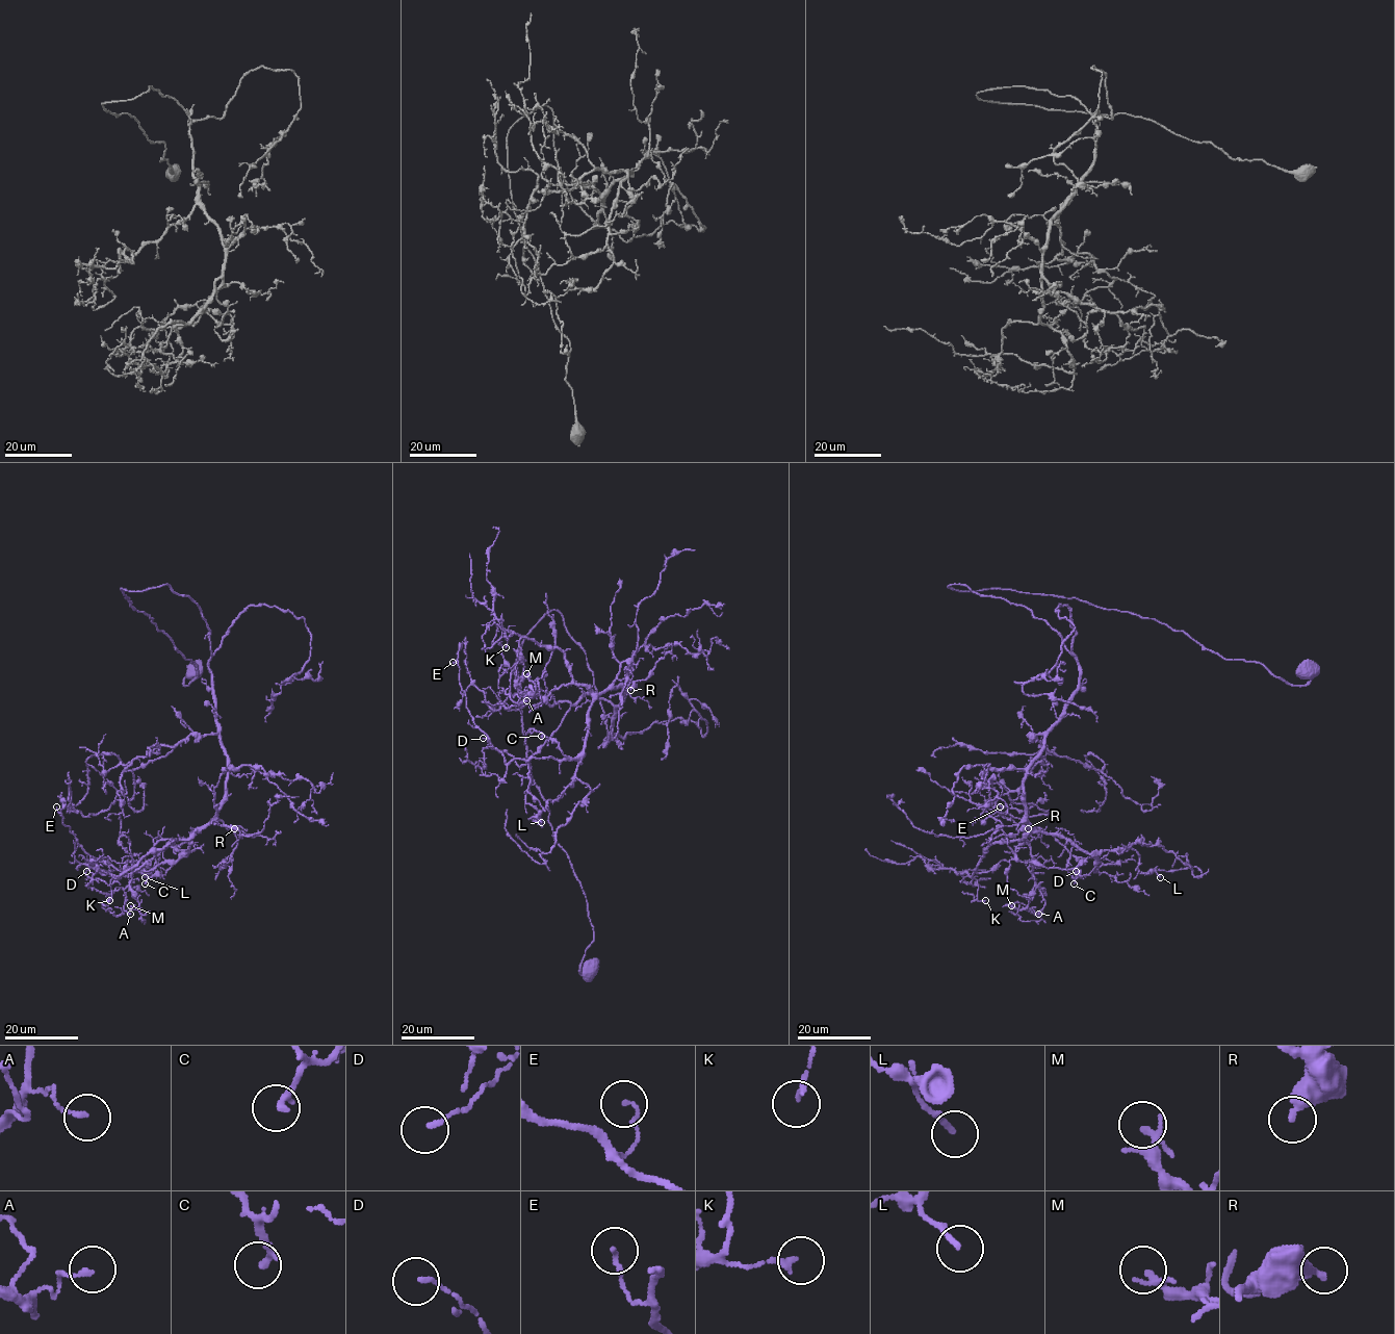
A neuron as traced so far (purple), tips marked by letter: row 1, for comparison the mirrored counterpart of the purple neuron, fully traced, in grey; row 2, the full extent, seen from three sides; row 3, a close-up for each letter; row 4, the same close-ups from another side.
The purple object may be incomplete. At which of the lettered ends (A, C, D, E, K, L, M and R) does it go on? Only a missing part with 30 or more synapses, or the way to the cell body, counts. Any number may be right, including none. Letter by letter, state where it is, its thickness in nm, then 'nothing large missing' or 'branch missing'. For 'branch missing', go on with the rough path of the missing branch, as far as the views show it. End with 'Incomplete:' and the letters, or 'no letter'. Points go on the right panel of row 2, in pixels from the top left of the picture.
A: (1038, 914) | 140 nm | nothing large missing
C: (1074, 883) | 240 nm | nothing large missing
D: (1076, 871) | 130 nm | nothing large missing
E: (1000, 806) | 110 nm | nothing large missing
K: (985, 900) | 180 nm | nothing large missing
L: (1160, 877) | 170 nm | nothing large missing
M: (1011, 905) | 160 nm | nothing large missing
R: (1028, 828) | 440 nm | nothing large missing
Incomplete: no letter

